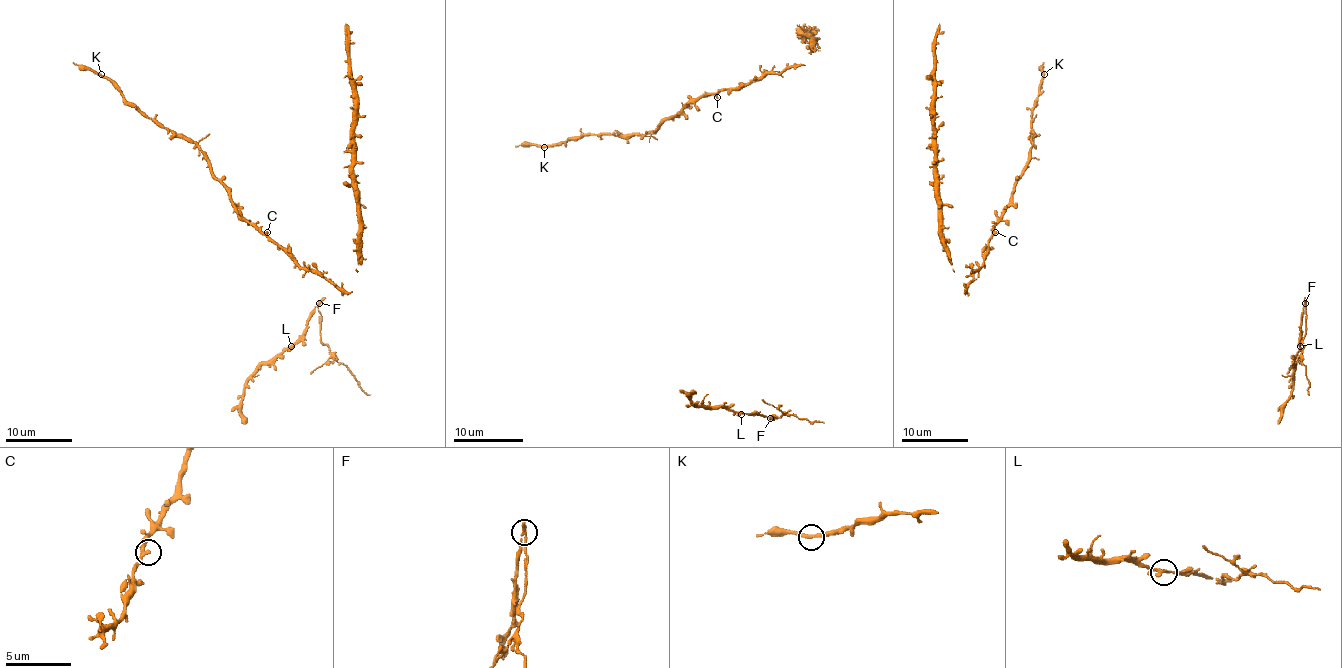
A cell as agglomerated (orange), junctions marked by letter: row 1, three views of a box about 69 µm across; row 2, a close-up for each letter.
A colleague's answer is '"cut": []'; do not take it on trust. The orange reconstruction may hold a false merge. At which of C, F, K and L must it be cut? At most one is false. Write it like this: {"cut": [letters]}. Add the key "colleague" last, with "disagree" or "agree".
{"cut": ["F"], "colleague": "disagree"}

